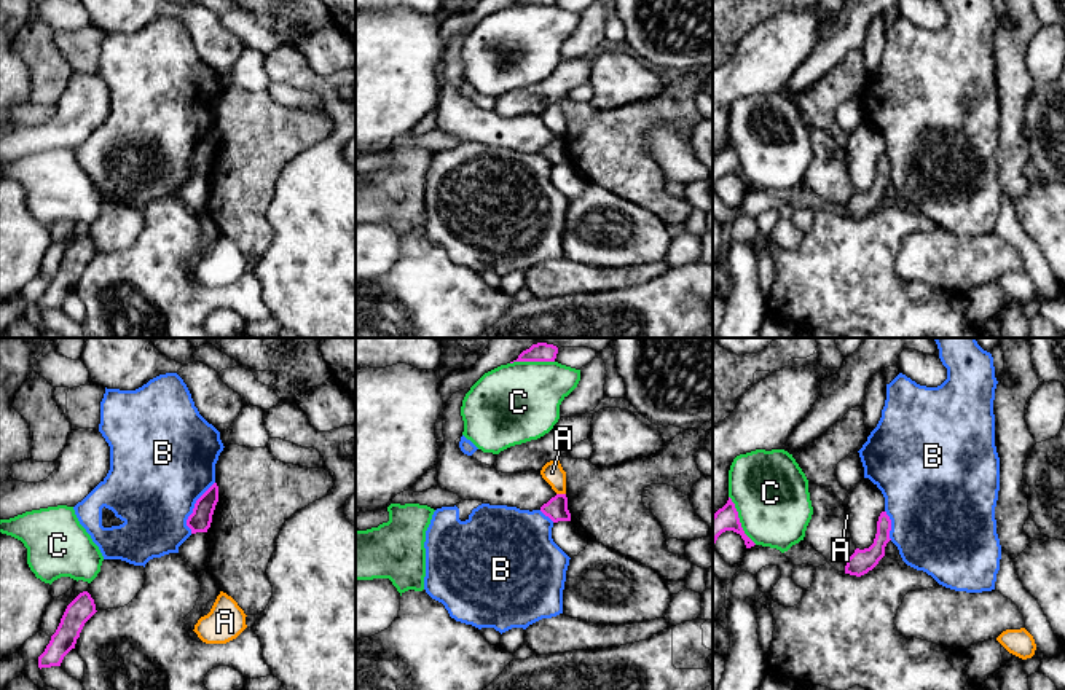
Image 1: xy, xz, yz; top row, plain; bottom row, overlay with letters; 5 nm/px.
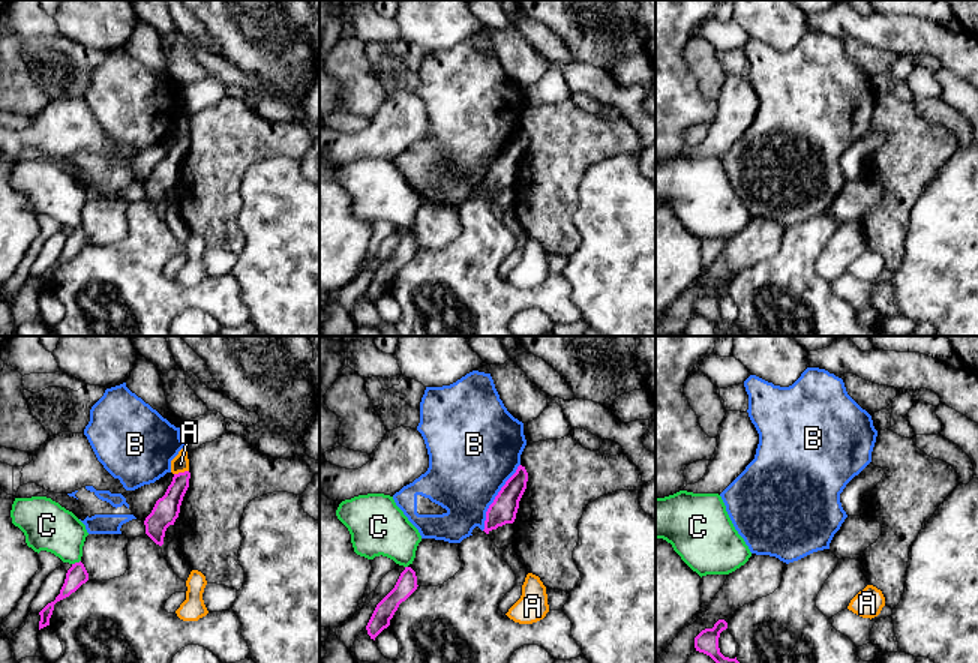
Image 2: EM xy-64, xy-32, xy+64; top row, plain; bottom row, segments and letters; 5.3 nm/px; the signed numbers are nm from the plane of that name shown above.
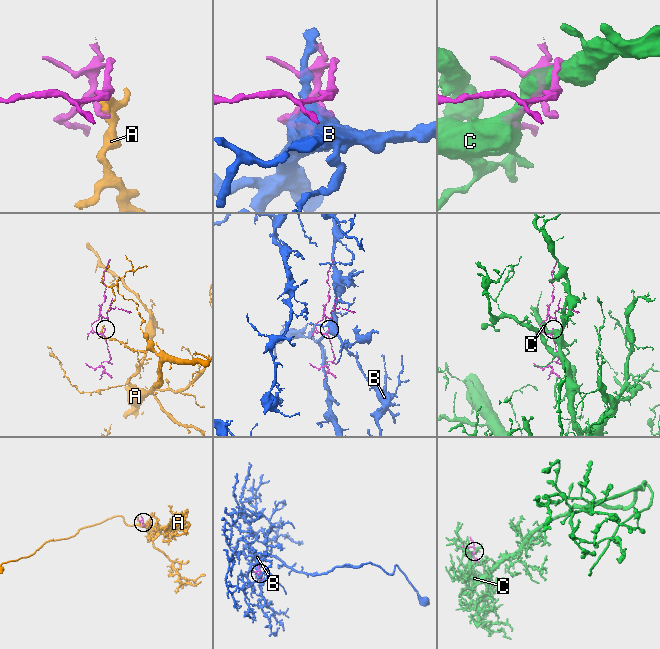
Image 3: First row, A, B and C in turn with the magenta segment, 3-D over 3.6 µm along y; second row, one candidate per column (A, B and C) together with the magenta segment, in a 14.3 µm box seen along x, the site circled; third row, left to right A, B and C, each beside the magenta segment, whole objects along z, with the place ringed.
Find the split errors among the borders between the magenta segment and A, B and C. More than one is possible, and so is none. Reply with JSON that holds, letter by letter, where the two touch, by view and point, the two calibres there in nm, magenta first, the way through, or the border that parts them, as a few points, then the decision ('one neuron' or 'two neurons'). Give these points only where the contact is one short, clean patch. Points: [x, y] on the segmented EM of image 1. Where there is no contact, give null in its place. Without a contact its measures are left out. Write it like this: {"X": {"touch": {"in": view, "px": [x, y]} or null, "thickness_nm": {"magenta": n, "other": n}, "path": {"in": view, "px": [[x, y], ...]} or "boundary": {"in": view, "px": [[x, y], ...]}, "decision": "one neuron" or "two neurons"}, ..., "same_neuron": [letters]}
{"A": {"touch": {"in": "xz", "px": [561, 494]}, "thickness_nm": {"magenta": 110, "other": 110}, "boundary": {"in": "xz", "px": [[557, 493], [565, 494]]}, "decision": "two neurons"}, "B": {"touch": {"in": "xy", "px": [195, 507]}, "thickness_nm": {"magenta": 110, "other": 480}, "decision": "one neuron"}, "C": {"touch": {"in": "yz", "px": [738, 520]}, "thickness_nm": {"magenta": 120, "other": 380}, "decision": "two neurons"}, "same_neuron": ["B"]}

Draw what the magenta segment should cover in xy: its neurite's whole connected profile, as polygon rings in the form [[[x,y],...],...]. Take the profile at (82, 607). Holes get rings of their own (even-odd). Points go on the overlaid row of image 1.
[[[88,591],[80,593],[65,609],[56,633],[38,657],[38,668],[61,666],[64,657],[75,649],[84,623],[96,614],[94,599]]]

